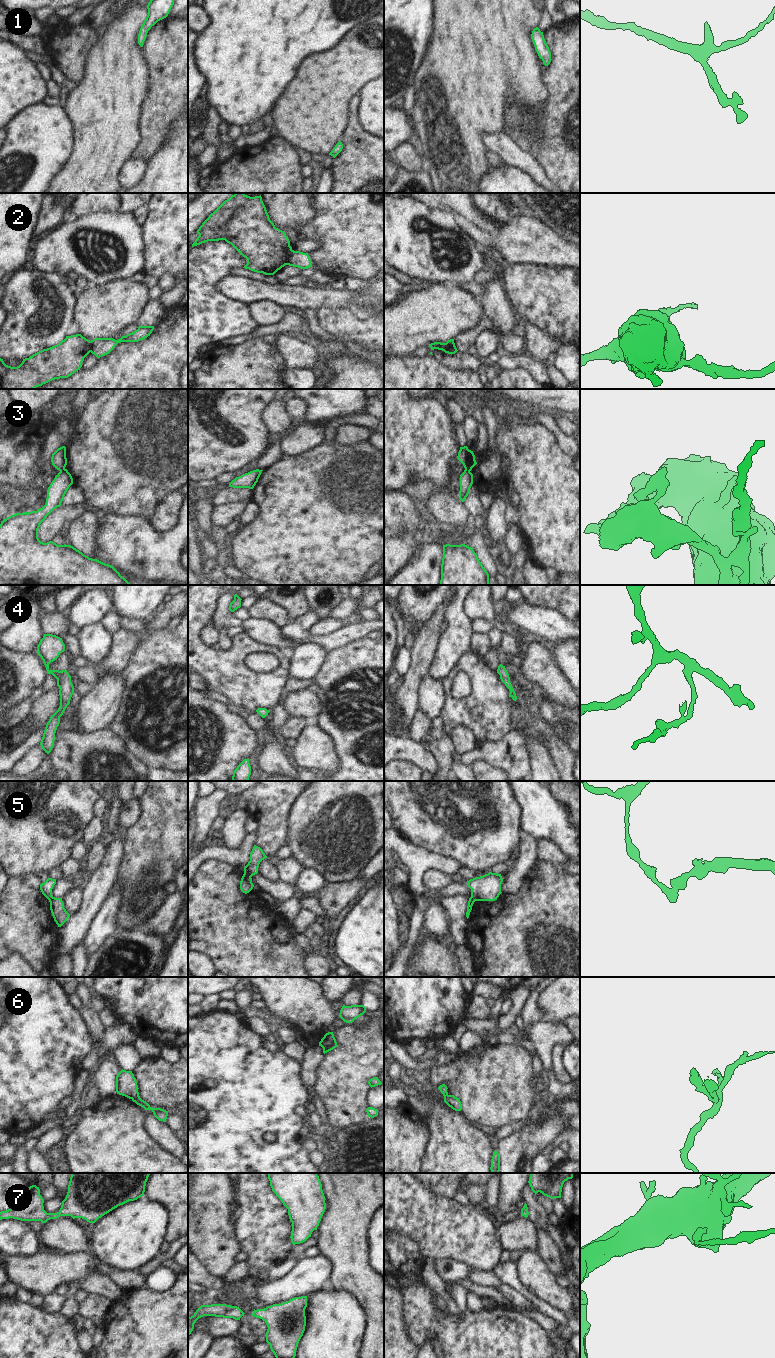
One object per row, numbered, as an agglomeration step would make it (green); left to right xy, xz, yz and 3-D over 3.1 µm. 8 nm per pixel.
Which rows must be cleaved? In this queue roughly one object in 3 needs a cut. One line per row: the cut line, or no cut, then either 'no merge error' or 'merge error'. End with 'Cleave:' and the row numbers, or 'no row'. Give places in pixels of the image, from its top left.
1: no cut; no merge error
2: cut in xz along (292, 250), (285, 264); merge error
3: cut in xy along (64, 468), (60, 472); merge error
4: no cut; no merge error
5: cut in xz along (244, 869), (250, 877); merge error
6: cut in xz along (334, 1038), (323, 1049); merge error
7: no cut; no merge error
Cleave: 2, 3, 5, 6

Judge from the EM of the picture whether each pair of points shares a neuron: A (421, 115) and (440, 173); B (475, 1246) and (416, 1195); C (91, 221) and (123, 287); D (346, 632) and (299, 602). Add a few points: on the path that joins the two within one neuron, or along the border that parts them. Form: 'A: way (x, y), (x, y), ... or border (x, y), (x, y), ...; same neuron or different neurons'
A: way (432, 129), (436, 133), (440, 159); same neuron
B: way (460, 1232), (450, 1229), (431, 1210); same neuron
C: border (128, 277), (113, 279), (96, 285); different neurons
D: border (310, 607), (297, 617), (289, 620); different neurons

